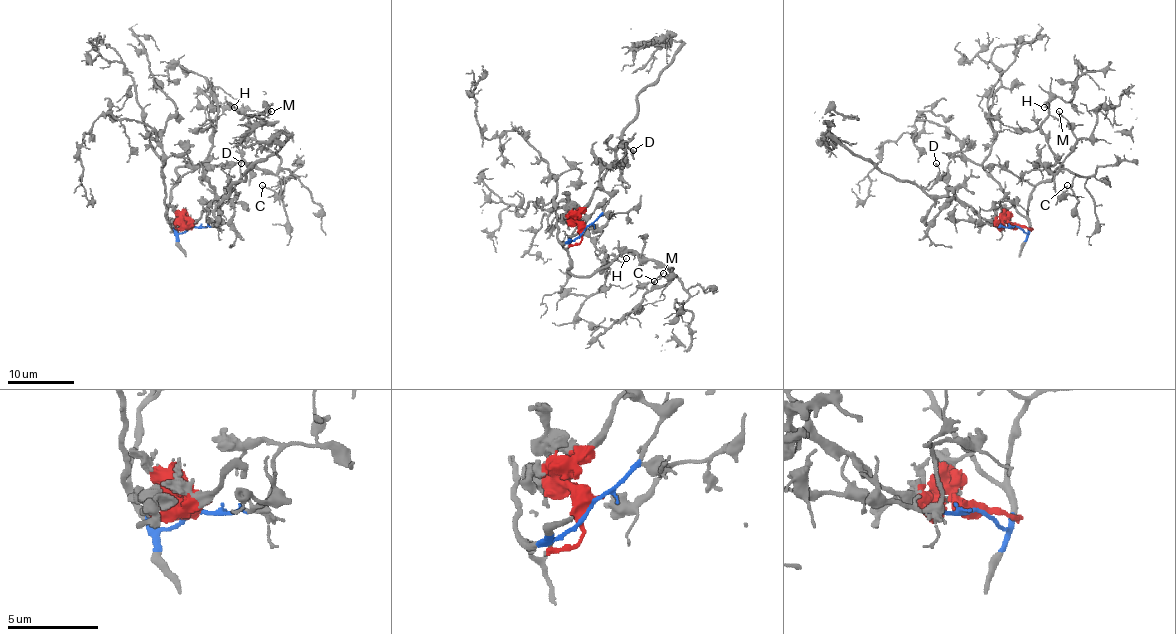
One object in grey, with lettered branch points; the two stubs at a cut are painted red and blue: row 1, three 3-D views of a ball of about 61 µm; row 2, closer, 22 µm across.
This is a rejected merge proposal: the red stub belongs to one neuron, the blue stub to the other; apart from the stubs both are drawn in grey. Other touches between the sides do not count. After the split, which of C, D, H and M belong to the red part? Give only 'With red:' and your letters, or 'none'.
With red: D

